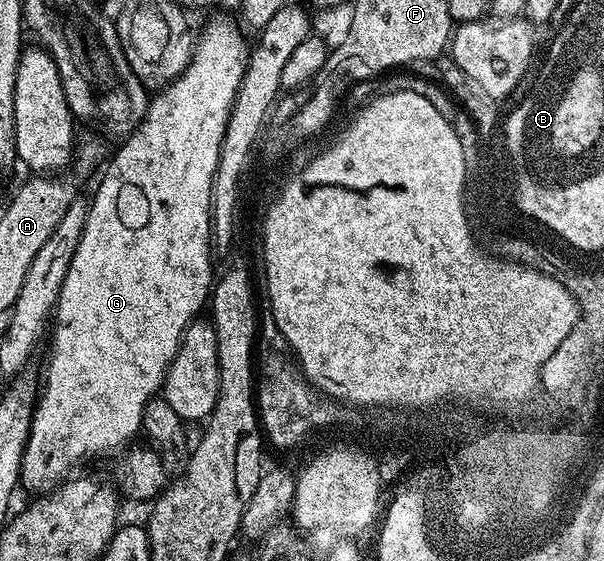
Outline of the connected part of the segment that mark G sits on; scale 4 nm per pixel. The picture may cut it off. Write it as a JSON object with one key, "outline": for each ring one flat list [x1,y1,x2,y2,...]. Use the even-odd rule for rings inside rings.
{"outline":[[212,16,208,20,208,25,201,30,200,36,195,37,194,47,192,49,192,60,186,66,186,70,181,76,176,79,167,88,157,91,155,95,149,99,148,109,144,115,143,120,140,121,139,126,131,132,127,137,123,139,120,149,116,153,111,153,110,159,107,161,106,167,103,169,104,177,100,180,100,185,96,188,96,193,93,194,92,200,88,204,88,217,86,218,86,226,82,230,82,238,78,242,78,250,74,250,74,258,70,262,70,270,66,270,66,278,62,282,62,290,60,291,60,297,56,299,56,306,54,309,54,322,56,318,56,325,51,325,50,334,52,330,52,349,48,352,48,369,44,372,44,380,42,376,42,387,38,392,38,399,36,401,36,409,32,412,32,425,28,430,28,441,24,446,24,457,22,458,22,464,20,466,20,484,23,487,28,487,30,491,36,492,32,494,48,494,53,491,69,475,68,471,71,470,75,464,80,464,83,460,92,460,95,456,104,456,107,452,112,452,115,448,120,448,132,435,141,431,141,424,143,422,143,411,146,410,146,404,152,400,153,397,161,391,164,383,164,376,168,372,168,368,172,365,172,360,178,354,180,349,180,343,184,337,184,332,188,328,189,324,193,320,197,319,201,315,200,307,207,305,210,300,210,293,214,288,214,275,212,276,212,252,214,253,214,241,212,239,212,183,216,177,216,171,218,170,218,158,220,157,220,147,222,146,222,138,226,134,226,122,230,118,232,113,232,103,234,98,238,94,238,86,242,82,244,77,244,71,248,65,248,53,250,51,249,41,244,41,245,33,242,31,241,25,237,23,235,19,231,20,228,16]]}

